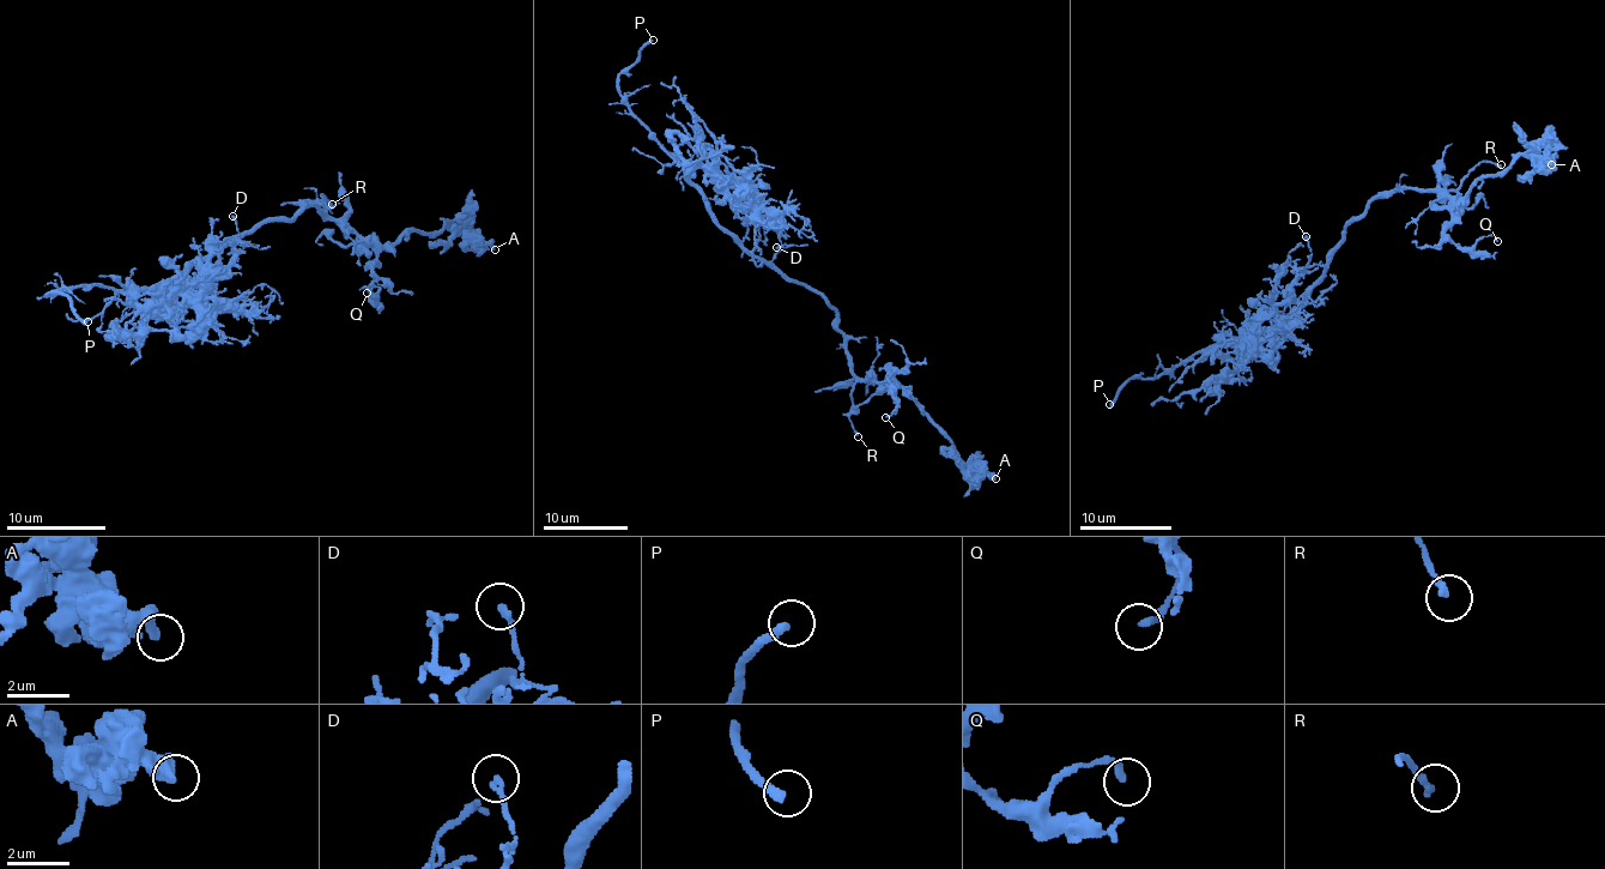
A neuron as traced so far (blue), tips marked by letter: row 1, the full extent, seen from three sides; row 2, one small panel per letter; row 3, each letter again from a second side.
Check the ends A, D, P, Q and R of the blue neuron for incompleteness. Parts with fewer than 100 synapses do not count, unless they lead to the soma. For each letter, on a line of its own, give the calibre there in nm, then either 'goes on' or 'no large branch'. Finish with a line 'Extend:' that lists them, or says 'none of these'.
A: 440 nm thick; no large branch
D: 130 nm thick; no large branch
P: 280 nm thick; goes on
Q: 240 nm thick; no large branch
R: 220 nm thick; no large branch
Extend: P

